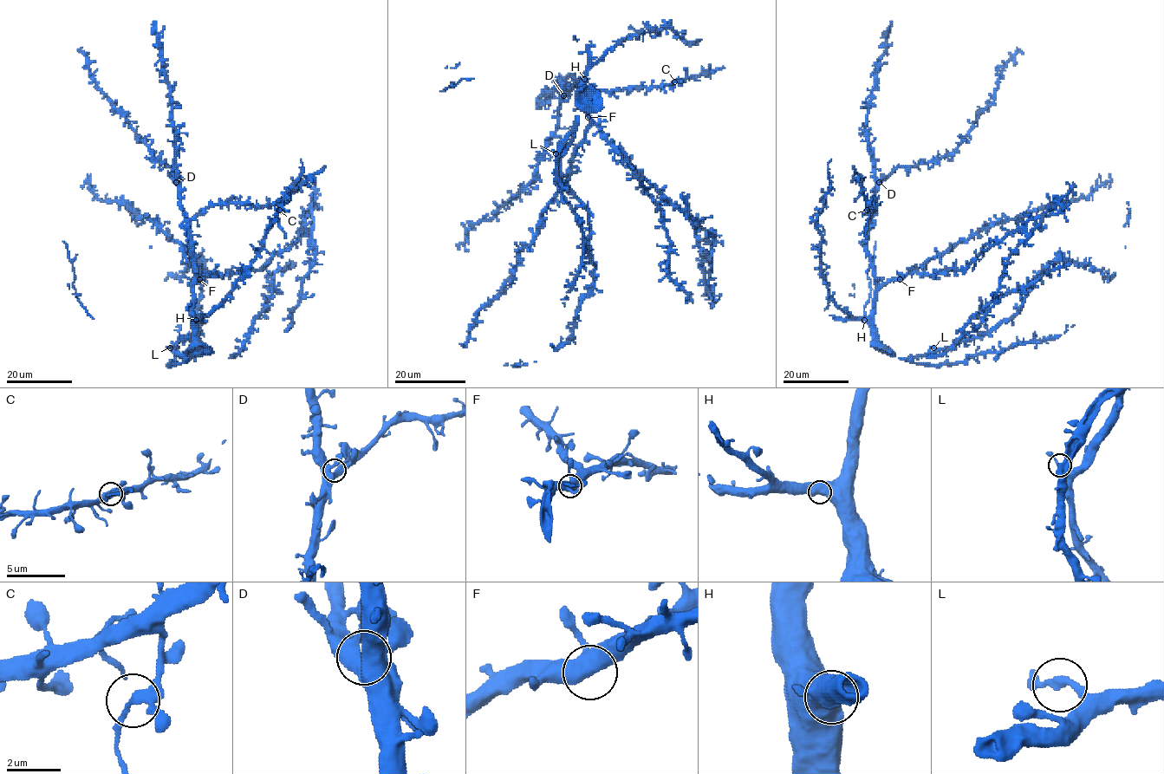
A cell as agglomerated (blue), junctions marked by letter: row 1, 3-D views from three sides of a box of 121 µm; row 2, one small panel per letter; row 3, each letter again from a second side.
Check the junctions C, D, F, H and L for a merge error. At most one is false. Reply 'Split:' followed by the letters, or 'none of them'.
Split: C

